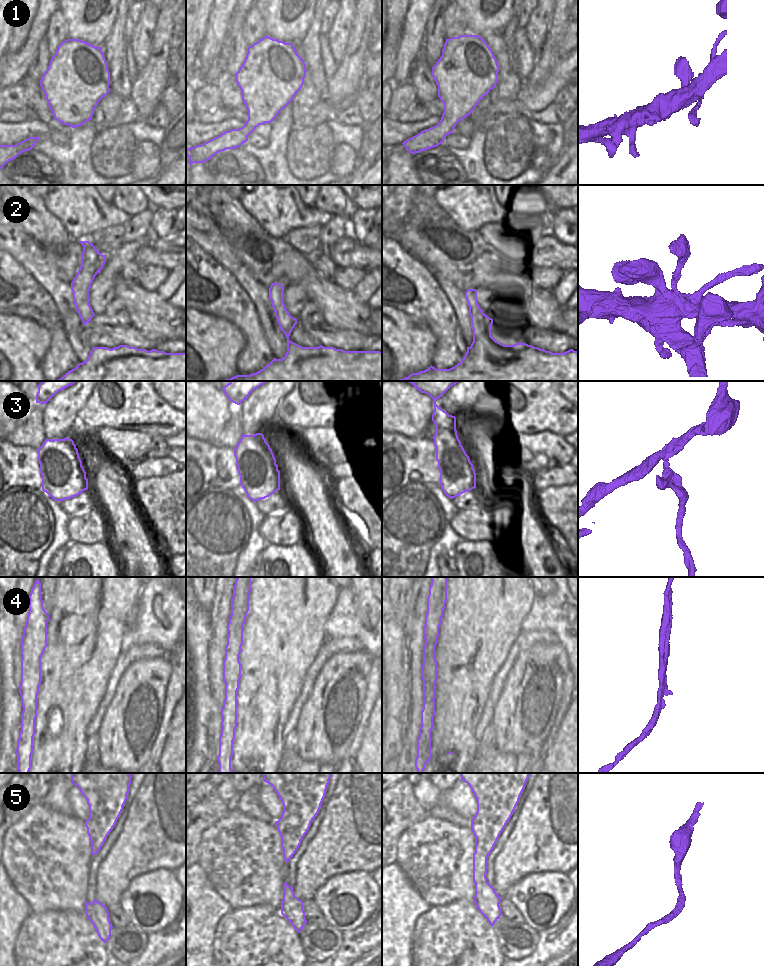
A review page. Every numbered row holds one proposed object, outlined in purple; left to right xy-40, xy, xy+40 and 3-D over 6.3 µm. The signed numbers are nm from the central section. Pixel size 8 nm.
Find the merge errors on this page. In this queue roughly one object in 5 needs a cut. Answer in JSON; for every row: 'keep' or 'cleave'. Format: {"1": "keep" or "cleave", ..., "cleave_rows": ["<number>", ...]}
{"1": "keep", "2": "keep", "3": "cleave", "4": "cleave", "5": "keep", "cleave_rows": ["3", "4"]}

